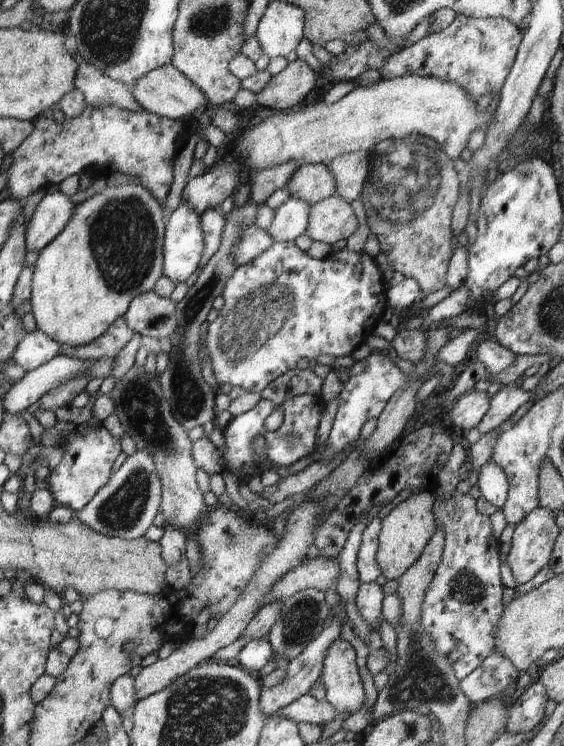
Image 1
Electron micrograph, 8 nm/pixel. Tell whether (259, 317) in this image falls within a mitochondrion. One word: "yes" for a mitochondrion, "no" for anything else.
yes

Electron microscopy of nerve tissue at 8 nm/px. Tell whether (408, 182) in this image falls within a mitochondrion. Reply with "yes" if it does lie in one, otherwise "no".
yes

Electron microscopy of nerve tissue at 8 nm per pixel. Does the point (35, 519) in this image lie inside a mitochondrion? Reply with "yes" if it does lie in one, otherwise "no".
no

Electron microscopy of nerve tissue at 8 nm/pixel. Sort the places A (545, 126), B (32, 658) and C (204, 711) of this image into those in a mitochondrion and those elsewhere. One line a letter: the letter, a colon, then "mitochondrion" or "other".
A: other
B: other
C: mitochondrion

